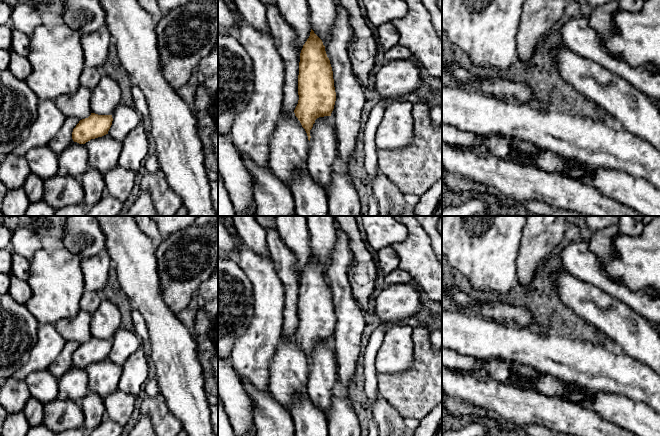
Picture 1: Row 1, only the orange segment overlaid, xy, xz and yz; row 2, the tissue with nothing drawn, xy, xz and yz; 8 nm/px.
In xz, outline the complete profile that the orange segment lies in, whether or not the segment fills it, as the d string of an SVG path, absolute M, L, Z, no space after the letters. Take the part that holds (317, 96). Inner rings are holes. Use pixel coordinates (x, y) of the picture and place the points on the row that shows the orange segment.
M312 29L300 53L298 95L294 113L310 141L315 120L331 116L336 101L330 60L322 40Z

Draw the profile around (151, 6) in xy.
M137 0L140 6L146 10L151 16L163 14L156 0Z

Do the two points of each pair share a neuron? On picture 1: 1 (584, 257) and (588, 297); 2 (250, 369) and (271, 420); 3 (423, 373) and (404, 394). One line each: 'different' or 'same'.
1: different
2: different
3: same

